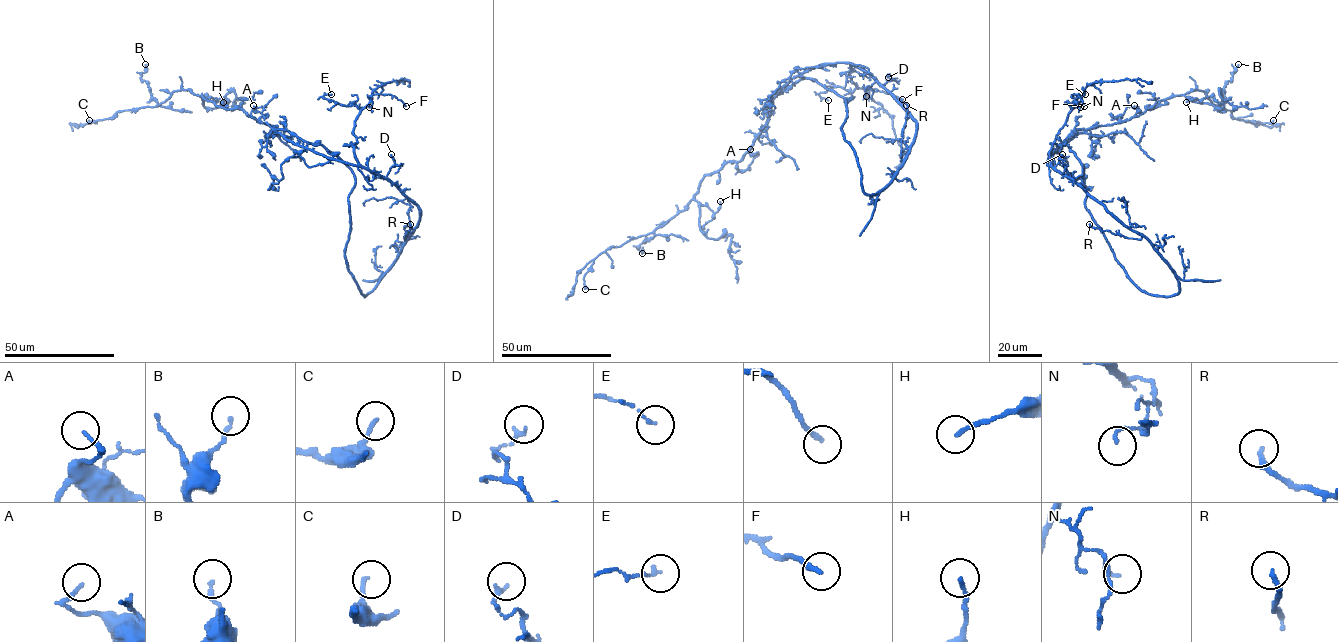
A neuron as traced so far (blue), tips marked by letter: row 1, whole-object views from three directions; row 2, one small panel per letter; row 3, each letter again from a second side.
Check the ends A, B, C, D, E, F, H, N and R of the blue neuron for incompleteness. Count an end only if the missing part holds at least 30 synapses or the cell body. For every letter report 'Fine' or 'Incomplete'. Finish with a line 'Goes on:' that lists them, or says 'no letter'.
A: Fine
B: Fine
C: Fine
D: Fine
E: Fine
F: Fine
H: Fine
N: Fine
R: Fine
Goes on: no letter

